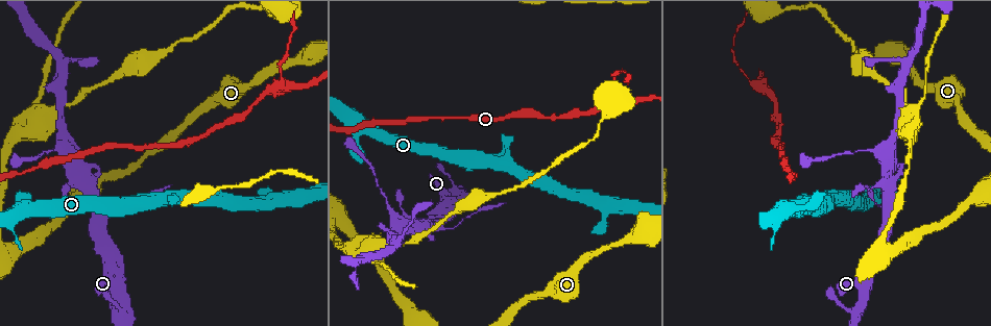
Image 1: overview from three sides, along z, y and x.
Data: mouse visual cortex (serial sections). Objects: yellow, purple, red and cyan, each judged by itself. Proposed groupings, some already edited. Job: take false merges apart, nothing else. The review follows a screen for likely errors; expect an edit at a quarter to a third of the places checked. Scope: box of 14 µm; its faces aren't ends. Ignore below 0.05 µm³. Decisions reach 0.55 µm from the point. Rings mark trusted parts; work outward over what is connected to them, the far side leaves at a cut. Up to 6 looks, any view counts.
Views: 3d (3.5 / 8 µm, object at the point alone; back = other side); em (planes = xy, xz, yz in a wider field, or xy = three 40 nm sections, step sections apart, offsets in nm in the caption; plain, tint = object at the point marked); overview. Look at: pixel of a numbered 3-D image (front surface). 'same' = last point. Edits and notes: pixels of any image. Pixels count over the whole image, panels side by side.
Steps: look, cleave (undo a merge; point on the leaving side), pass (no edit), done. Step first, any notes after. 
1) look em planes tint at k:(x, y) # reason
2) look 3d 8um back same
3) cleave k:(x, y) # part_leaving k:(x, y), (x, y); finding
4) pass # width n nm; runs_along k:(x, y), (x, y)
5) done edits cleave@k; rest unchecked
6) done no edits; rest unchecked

look em xy step 5 tint at 1:(889, 212)

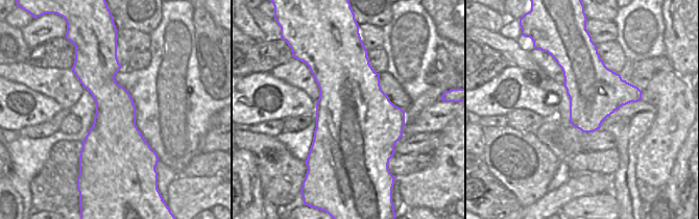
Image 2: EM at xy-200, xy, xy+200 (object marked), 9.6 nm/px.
look 3d 3.5um same

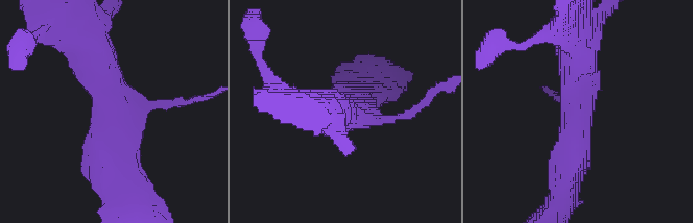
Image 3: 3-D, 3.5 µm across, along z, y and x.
pass # arm_widths 150, 500, 600 nm; continuous, no second cell

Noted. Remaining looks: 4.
look 3d 3.5um at 1:(384, 245)

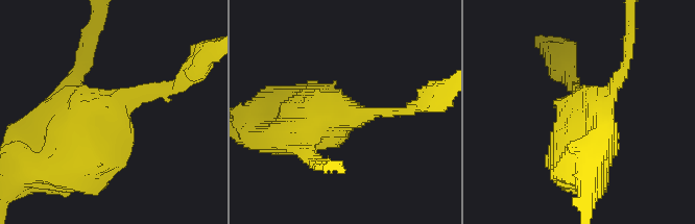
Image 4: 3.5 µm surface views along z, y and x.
look em xy step 2 tint at 4:(340, 115)

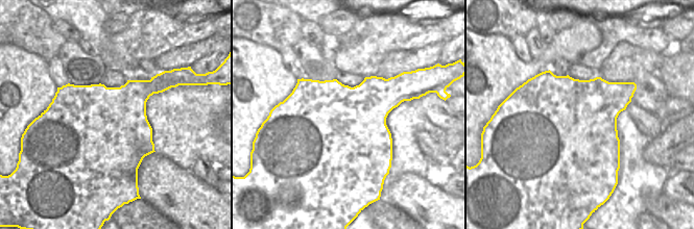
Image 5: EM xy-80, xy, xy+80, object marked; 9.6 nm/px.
look em xy step 1 tint same # cut it another way

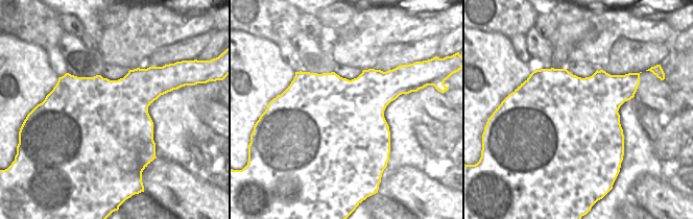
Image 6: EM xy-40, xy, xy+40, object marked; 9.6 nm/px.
pass # all the same cell

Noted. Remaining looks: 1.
done no edits; rest unchecked

